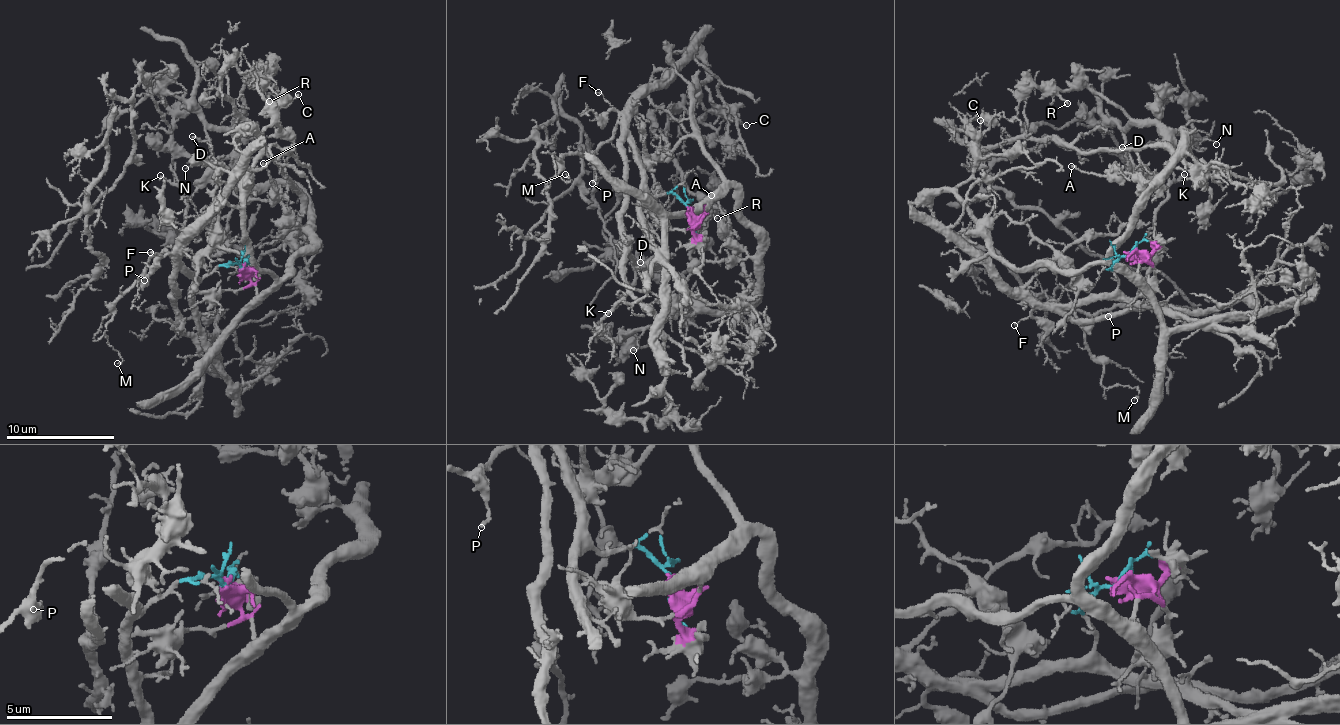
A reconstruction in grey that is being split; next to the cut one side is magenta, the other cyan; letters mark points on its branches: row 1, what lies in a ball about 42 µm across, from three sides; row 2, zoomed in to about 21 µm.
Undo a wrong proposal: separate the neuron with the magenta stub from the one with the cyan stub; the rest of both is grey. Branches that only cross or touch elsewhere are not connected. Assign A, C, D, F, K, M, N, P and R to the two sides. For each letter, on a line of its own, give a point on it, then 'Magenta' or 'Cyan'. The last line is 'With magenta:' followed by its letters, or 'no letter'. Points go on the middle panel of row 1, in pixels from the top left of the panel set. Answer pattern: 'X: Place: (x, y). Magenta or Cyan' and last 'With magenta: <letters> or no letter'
A: Place: (711, 195). Magenta
C: Place: (746, 125). Magenta
D: Place: (640, 262). Magenta
F: Place: (598, 92). Cyan
K: Place: (608, 313). Cyan
M: Place: (565, 174). Cyan
N: Place: (633, 350). Magenta
P: Place: (592, 183). Cyan
R: Place: (717, 218). Magenta
With magenta: A, C, D, N, R

